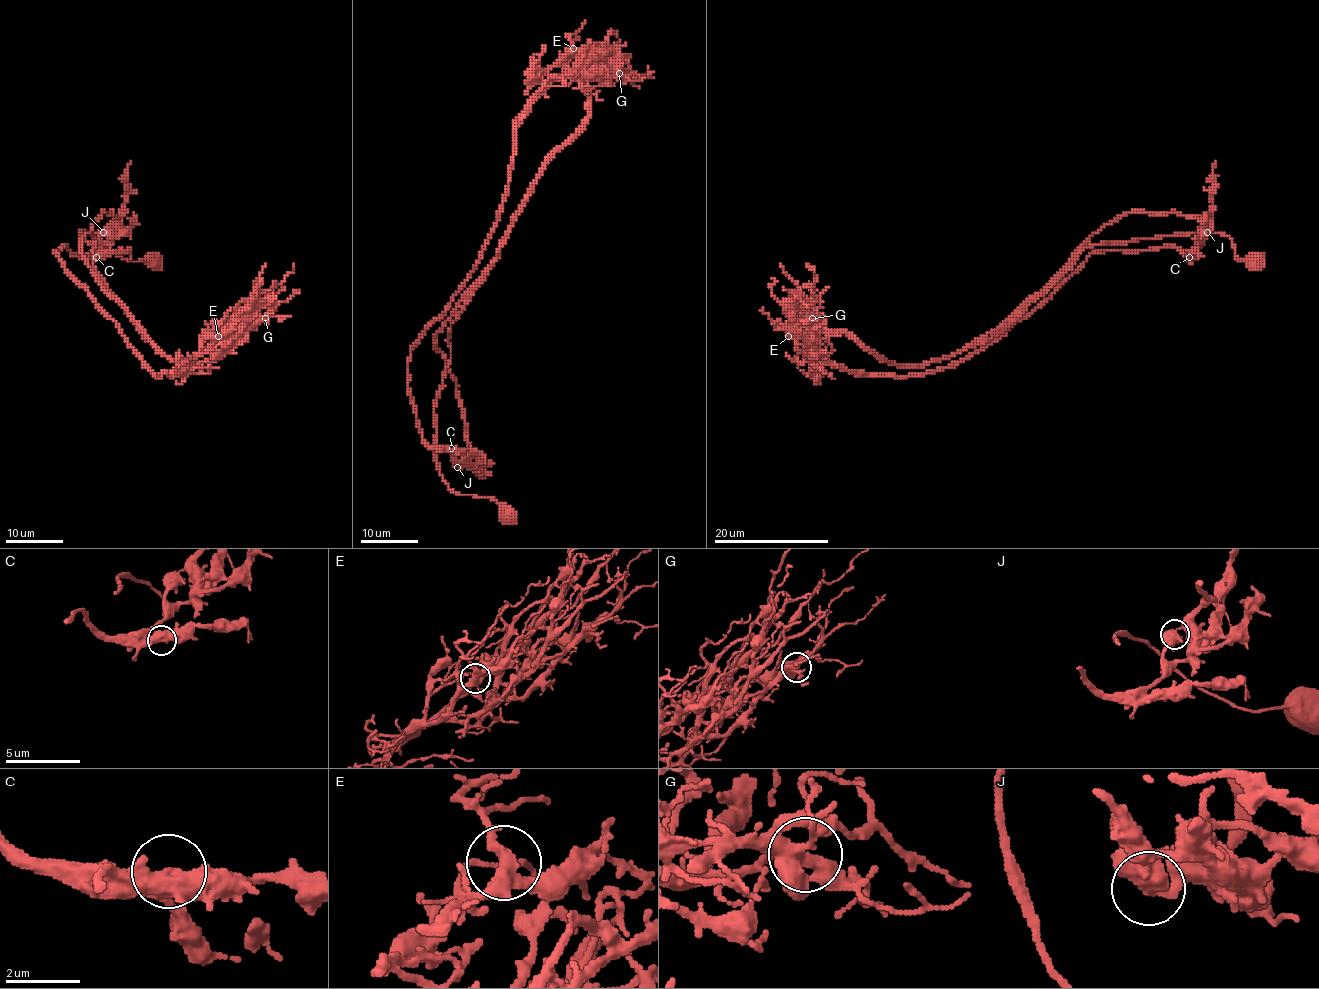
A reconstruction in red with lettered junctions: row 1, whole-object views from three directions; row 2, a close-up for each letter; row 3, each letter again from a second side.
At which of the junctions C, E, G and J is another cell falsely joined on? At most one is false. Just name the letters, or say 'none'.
J

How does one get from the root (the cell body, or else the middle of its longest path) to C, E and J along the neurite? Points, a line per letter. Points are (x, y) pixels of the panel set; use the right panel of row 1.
C: (1257, 260), (1238, 261), (1215, 232), (1102, 242), (1037, 295), (1131, 212), (1202, 218), (1189, 257)
E: (1257, 260), (1238, 261), (1215, 232), (1090, 245), (995, 329), (922, 365), (884, 362), (843, 332), (788, 336)
J: (1257, 260), (1238, 261), (1215, 232), (1102, 242), (1037, 295), (1127, 213), (1177, 212), (1207, 232)

